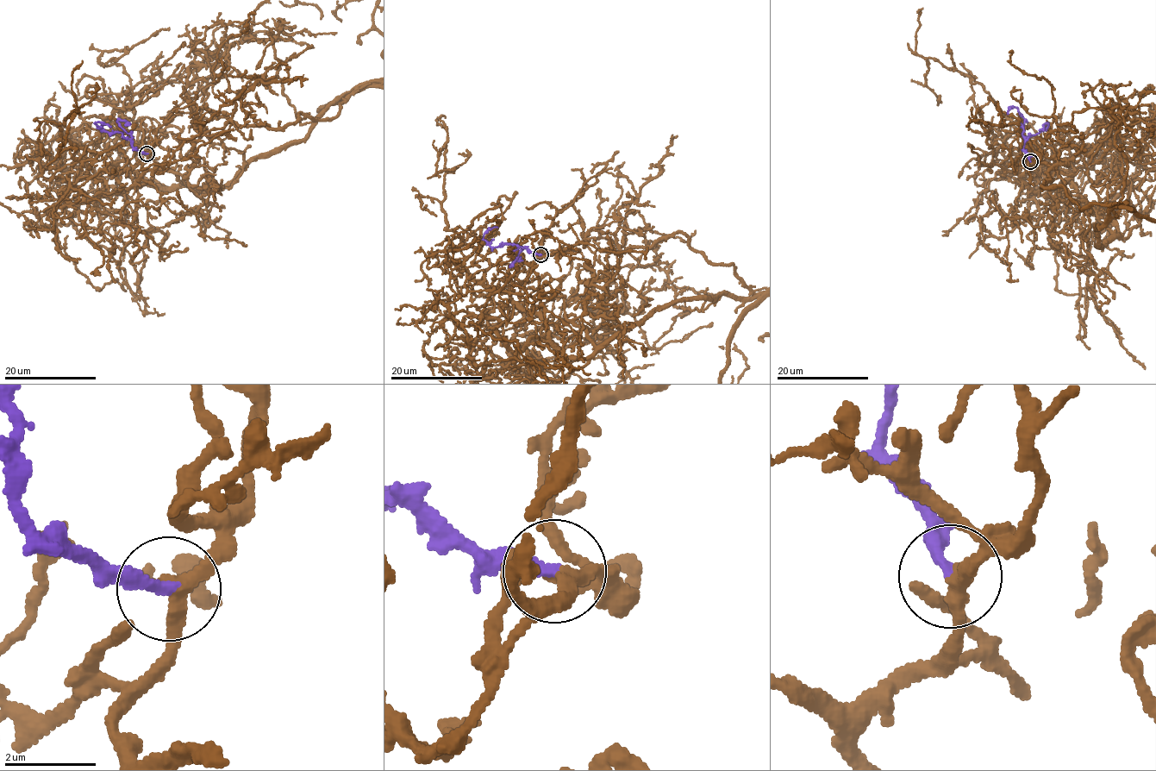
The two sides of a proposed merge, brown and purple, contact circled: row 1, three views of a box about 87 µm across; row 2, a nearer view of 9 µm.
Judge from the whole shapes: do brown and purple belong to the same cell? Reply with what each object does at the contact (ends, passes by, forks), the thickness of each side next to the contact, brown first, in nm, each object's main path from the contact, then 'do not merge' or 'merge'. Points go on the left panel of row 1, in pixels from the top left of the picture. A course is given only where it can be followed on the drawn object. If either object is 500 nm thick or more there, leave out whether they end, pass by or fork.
brown passes by; purple ends; calibres 320 and 260 nm; course purple (147, 153), (133, 147), (121, 132), (102, 129), (96, 123), (105, 123), (111, 127); merge

